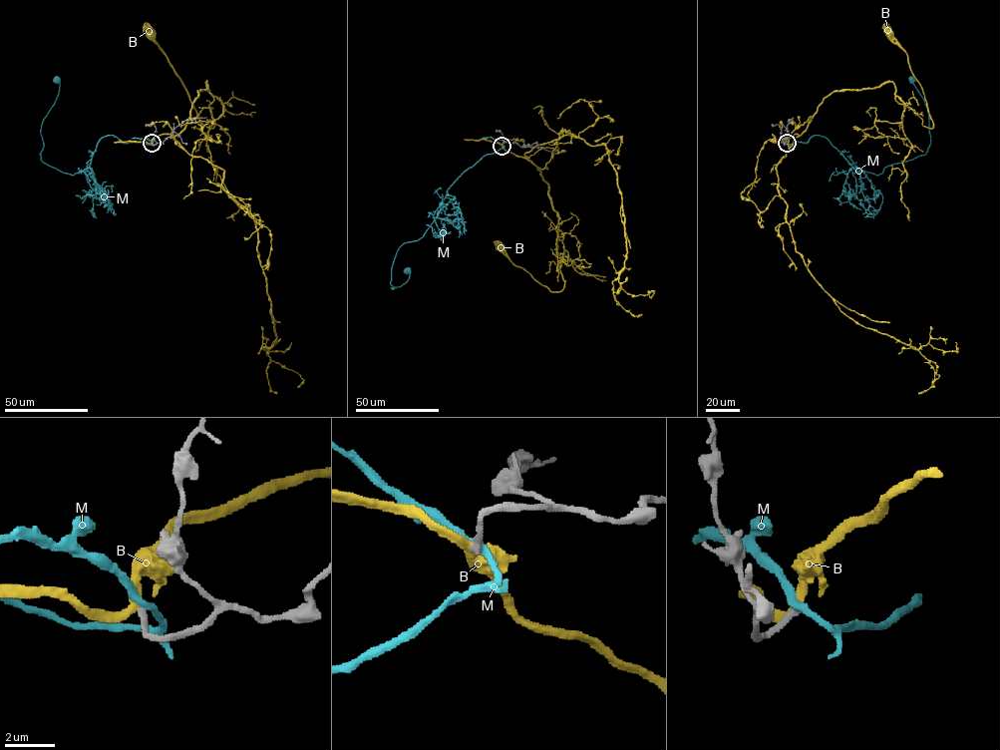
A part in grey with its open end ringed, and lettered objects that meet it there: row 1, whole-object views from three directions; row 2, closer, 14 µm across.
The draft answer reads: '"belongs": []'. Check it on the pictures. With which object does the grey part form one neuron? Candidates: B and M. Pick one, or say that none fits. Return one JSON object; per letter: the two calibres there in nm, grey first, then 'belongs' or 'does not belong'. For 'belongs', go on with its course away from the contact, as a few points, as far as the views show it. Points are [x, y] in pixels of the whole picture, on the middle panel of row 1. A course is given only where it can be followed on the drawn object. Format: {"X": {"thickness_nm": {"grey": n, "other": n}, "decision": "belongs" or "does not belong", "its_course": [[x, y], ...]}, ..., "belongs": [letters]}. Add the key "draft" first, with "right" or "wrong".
{"draft": "right", "B": {"thickness_nm": {"grey": 280, "other": 300}, "decision": "does not belong"}, "M": {"thickness_nm": {"grey": 280, "other": 280}, "decision": "does not belong"}, "belongs": []}

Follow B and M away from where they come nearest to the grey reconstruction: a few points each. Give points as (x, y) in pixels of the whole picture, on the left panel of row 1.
B: (152, 143), (183, 130), (206, 82), (214, 125), (200, 121), (150, 34)
M: (152, 143), (104, 136), (89, 167), (74, 175), (43, 163), (41, 126), (59, 94), (58, 79)

